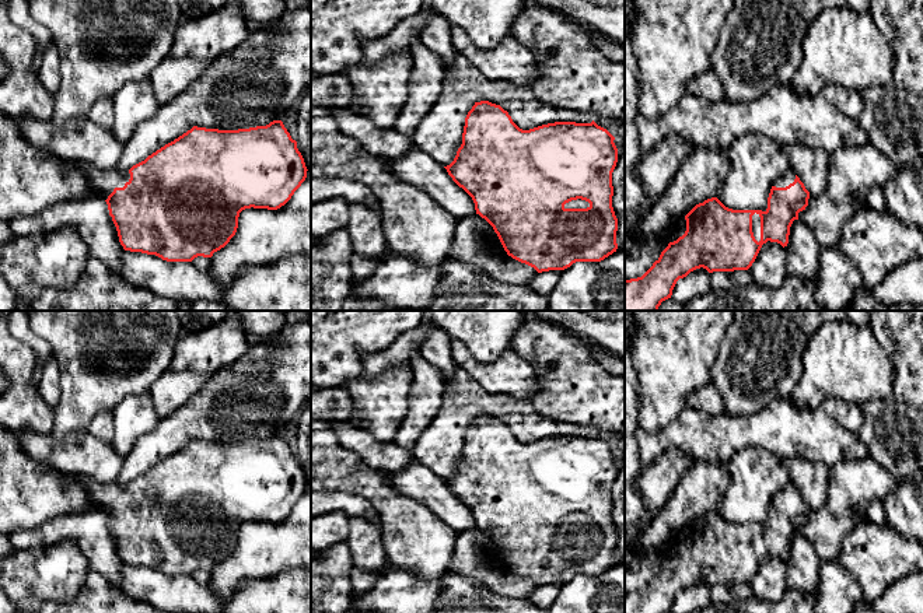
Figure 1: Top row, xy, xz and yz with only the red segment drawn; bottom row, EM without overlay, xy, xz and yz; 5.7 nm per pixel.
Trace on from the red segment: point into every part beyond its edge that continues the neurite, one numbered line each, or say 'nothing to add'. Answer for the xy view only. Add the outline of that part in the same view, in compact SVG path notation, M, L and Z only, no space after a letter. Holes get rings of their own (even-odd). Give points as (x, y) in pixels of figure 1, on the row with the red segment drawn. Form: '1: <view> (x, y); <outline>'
1: xy (104, 182); M70 161L73 165L77 165L81 171L85 172L90 185L97 190L97 193L109 196L115 188L123 188L130 179L129 169L126 171L101 171L97 167L80 162Z

